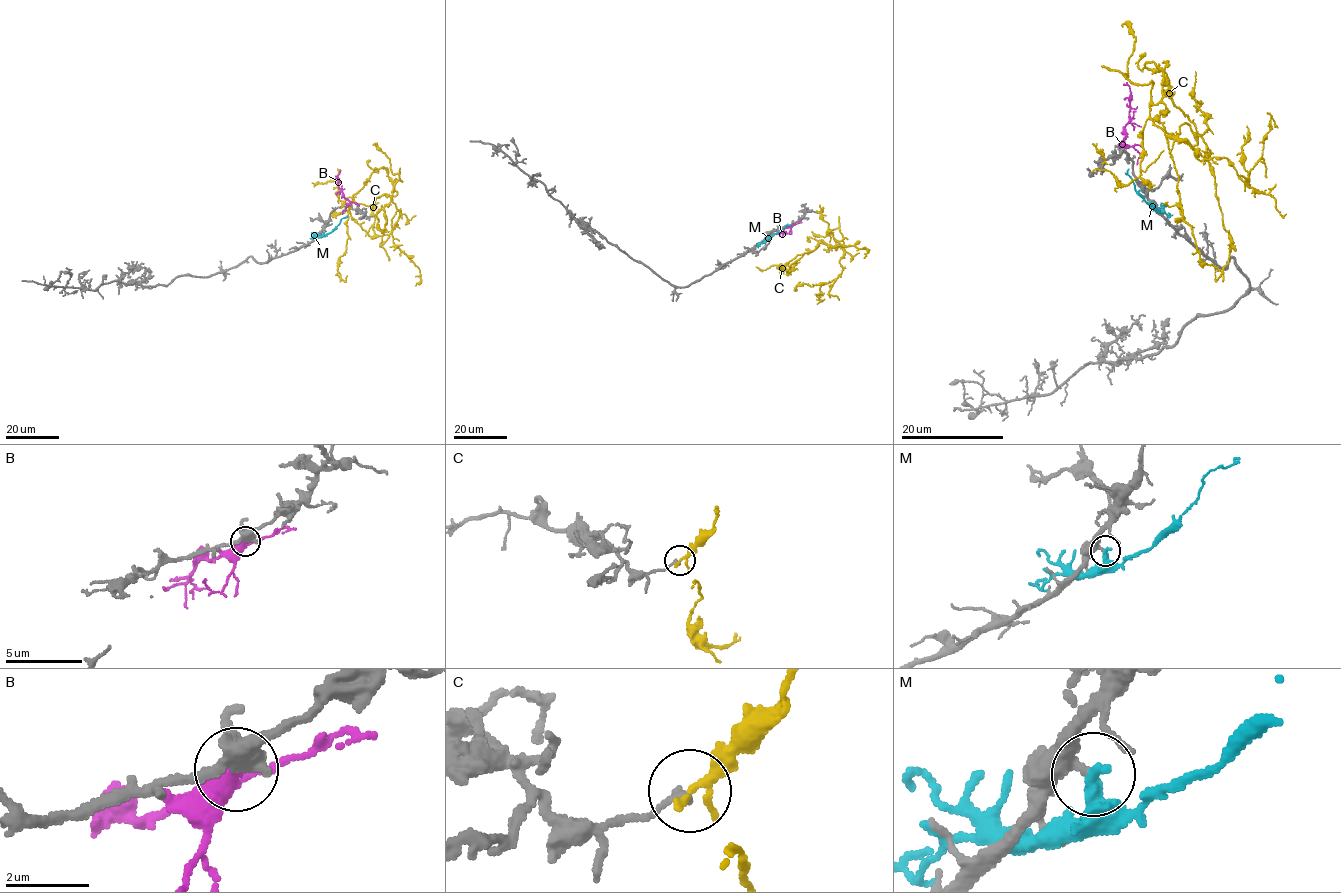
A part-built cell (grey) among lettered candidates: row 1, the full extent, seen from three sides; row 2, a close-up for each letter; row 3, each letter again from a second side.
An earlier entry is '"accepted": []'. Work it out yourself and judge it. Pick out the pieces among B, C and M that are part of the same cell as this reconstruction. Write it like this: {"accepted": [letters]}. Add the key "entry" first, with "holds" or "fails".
{"entry": "holds", "accepted": []}

